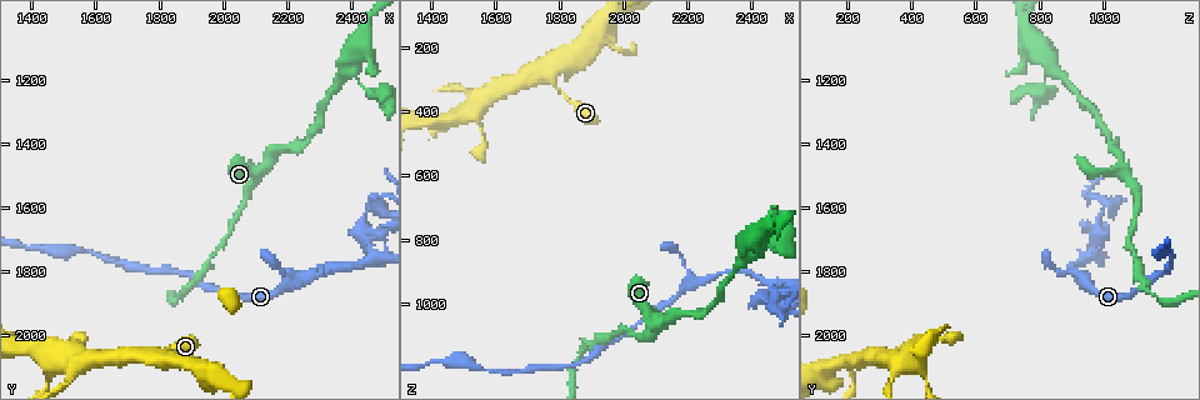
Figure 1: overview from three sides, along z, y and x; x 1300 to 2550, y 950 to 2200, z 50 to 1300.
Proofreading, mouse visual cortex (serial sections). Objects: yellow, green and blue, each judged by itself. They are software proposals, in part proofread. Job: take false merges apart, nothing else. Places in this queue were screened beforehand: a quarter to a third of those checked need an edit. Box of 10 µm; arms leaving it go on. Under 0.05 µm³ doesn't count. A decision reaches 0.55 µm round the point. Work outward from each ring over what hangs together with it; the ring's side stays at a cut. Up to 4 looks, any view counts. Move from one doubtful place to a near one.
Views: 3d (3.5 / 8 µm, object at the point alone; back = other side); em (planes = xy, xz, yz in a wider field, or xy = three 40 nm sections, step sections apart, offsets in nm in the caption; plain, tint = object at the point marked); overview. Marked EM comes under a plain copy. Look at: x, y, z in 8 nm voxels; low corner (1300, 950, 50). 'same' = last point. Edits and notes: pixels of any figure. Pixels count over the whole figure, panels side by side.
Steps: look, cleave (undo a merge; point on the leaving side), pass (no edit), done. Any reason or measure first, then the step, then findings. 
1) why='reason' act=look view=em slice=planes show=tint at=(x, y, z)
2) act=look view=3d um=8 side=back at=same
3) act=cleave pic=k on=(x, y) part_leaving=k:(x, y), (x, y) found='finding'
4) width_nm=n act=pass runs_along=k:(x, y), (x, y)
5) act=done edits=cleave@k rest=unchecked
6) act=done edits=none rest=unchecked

why='abrupt turn' act=look view=3d um=8 at=(2470, 1240, 800)

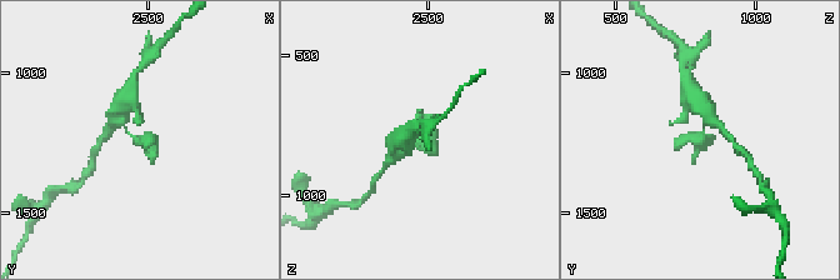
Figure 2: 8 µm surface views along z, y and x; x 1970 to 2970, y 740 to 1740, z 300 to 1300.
act=look view=em slice=xy step=5 show=tint at=same

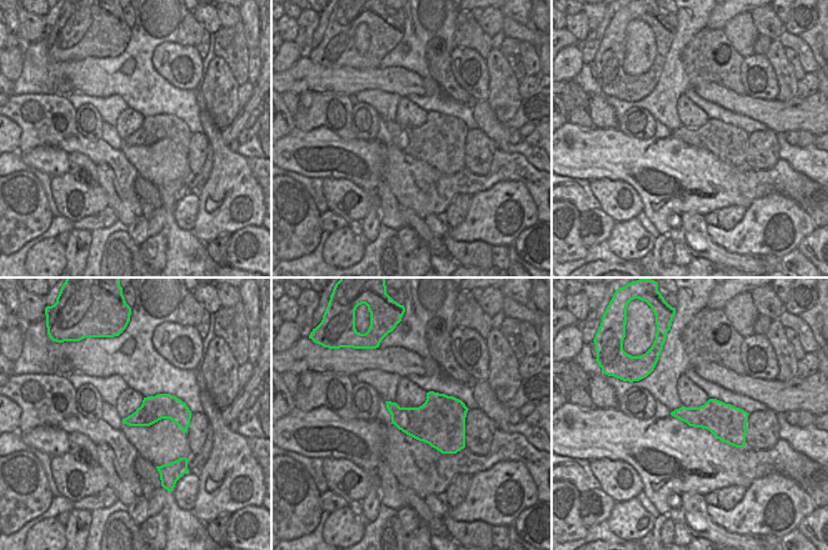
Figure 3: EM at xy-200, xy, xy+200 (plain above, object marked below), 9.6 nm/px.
act=pass runs_along=2:(394, 151), (428, 138), (424, 116) found='continuous, no second cell'

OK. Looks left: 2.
why='thin neck' act=look view=3d um=3.5 at=(2320, 1810, 900)

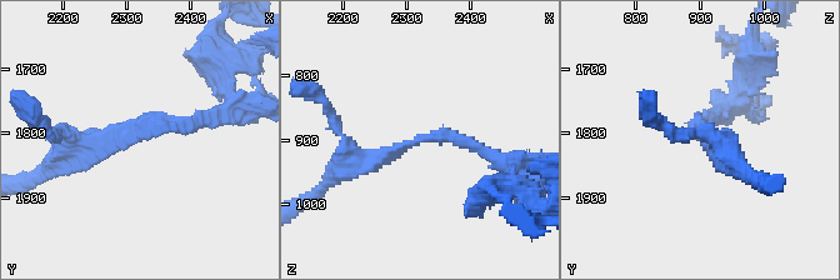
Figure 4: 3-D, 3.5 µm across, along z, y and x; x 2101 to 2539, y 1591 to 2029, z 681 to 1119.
arm_widths_nm=200,300 why='now the EM' act=look view=em slice=xy step=3 show=tint at=(2320, 1805, 900)

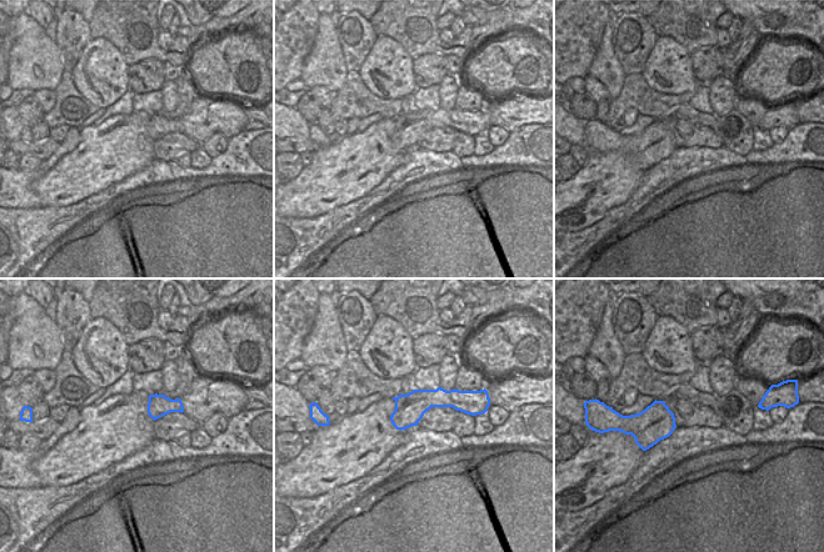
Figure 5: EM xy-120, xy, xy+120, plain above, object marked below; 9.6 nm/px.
width_nm=280 act=pass runs_along=4:(61, 151), (210, 118) found='continuous, no second cell'

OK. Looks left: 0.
act=done edits=none rest=unchecked

